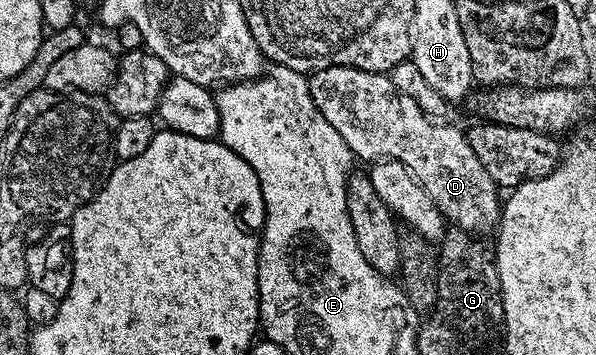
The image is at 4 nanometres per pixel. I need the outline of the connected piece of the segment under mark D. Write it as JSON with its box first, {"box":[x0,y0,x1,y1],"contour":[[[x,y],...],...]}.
{"box":[309,66,502,236],"contour":[[[332,66],[326,70],[316,71],[309,78],[309,95],[319,108],[319,112],[347,140],[347,148],[358,158],[368,160],[388,160],[403,164],[419,180],[419,184],[435,200],[439,212],[456,229],[465,230],[474,236],[492,235],[501,221],[502,195],[499,187],[491,176],[487,176],[487,168],[479,164],[479,156],[471,152],[471,144],[466,131],[456,130],[453,126],[444,126],[441,120],[434,120],[426,115],[419,104],[410,96],[405,95],[392,83],[390,75],[382,72],[376,74],[370,70],[360,70],[354,66]]]}

